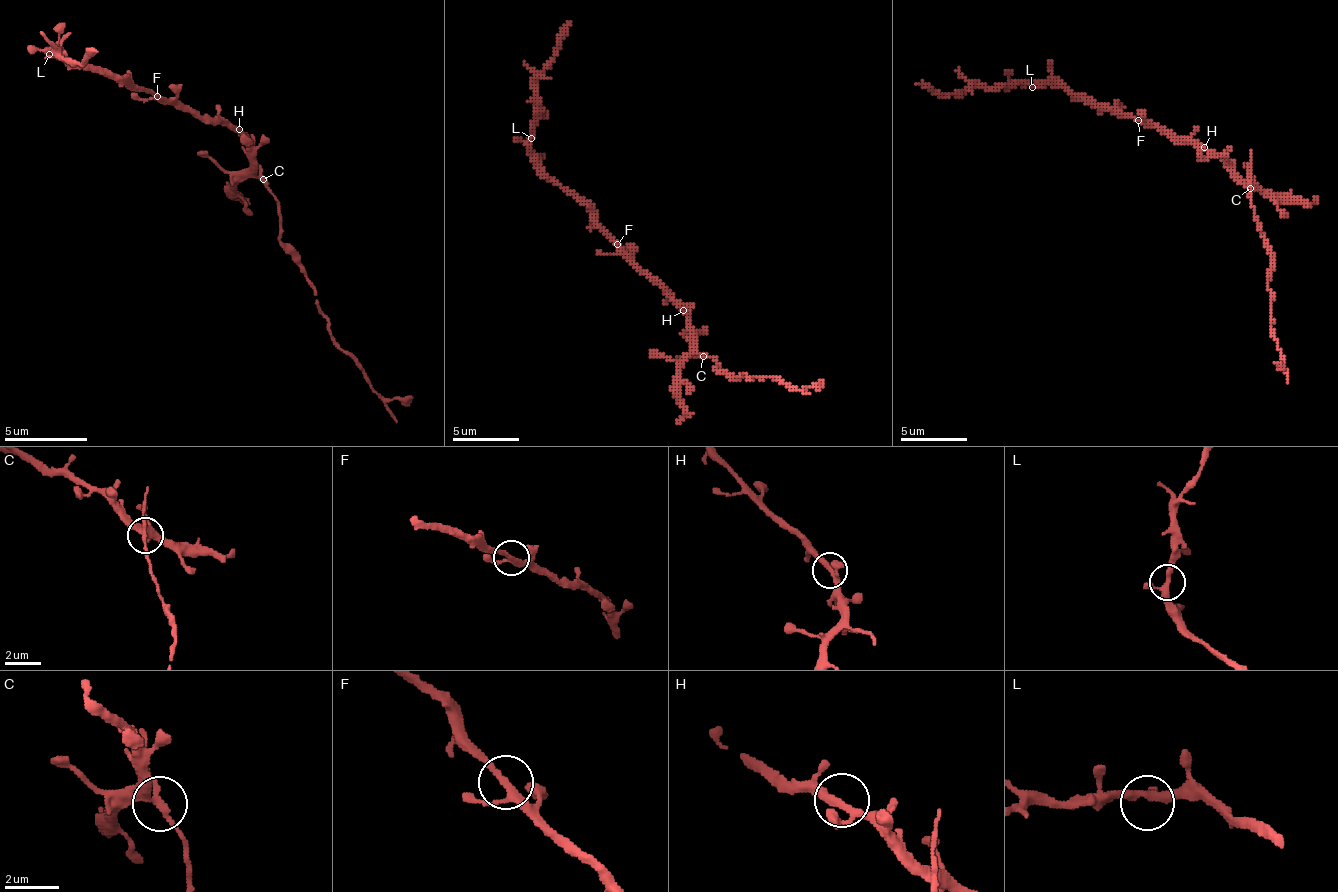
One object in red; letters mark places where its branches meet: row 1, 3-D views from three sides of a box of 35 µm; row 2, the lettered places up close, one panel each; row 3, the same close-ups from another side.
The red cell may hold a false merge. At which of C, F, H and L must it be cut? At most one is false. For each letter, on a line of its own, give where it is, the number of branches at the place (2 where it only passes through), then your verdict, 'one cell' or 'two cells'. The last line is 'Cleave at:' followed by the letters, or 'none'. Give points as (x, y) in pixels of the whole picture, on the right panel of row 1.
C: at (1250, 188); 3 branches meet; two cells
F: at (1138, 120); 3 branches meet; one cell
H: at (1204, 147); 3 branches meet; one cell
L: at (1032, 87); 3 branches meet; one cell
Cleave at: C

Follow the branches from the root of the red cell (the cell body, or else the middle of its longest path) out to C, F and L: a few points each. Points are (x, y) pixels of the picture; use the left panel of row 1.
C: (210, 120), (227, 120), (243, 137), (247, 162), (264, 178)
F: (210, 120), (198, 120), (177, 104), (165, 104), (157, 96)
L: (210, 120), (198, 120), (177, 104), (132, 83), (107, 79), (99, 71), (82, 71), (62, 50), (49, 54)

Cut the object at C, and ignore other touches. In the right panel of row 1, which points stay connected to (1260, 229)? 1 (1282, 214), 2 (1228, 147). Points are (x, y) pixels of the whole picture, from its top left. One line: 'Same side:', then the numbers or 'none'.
Same side: none

